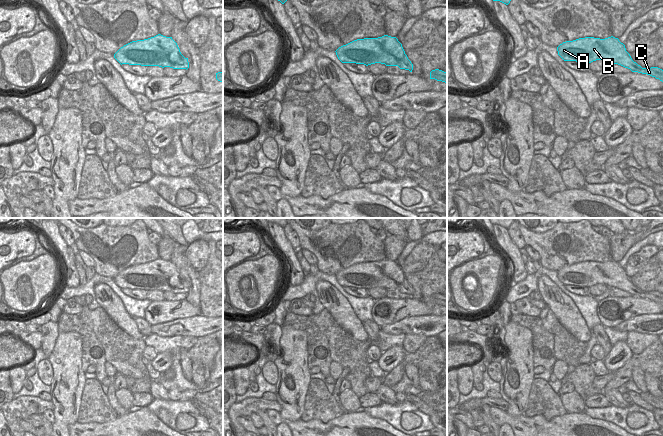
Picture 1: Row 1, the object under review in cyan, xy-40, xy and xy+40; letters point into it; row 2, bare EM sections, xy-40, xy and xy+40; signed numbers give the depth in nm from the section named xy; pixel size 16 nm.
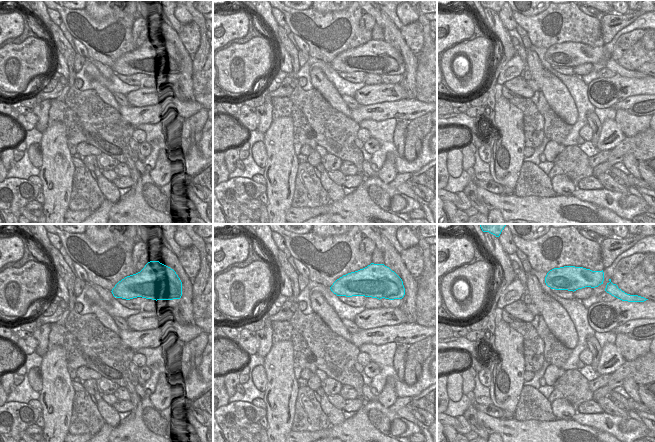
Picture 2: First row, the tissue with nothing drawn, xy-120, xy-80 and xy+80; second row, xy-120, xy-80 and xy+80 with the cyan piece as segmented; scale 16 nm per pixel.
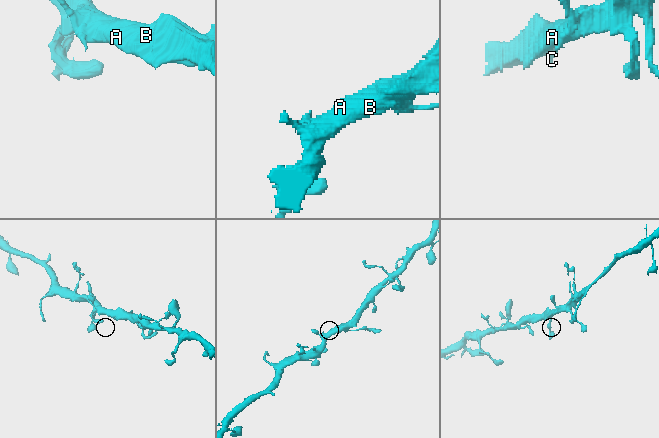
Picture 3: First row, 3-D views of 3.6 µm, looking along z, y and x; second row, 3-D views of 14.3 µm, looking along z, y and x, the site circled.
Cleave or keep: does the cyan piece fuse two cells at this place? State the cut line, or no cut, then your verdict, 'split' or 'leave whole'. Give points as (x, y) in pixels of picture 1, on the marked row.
cut in xy+40 along (617, 59), (621, 64), (635, 66), (638, 71); split

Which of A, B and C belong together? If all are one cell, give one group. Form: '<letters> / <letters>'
A B / C

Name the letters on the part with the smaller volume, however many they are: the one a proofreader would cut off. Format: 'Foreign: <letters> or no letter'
Foreign: C.

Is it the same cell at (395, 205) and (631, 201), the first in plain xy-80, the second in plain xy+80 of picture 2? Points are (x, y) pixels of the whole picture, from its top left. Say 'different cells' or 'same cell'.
same cell

